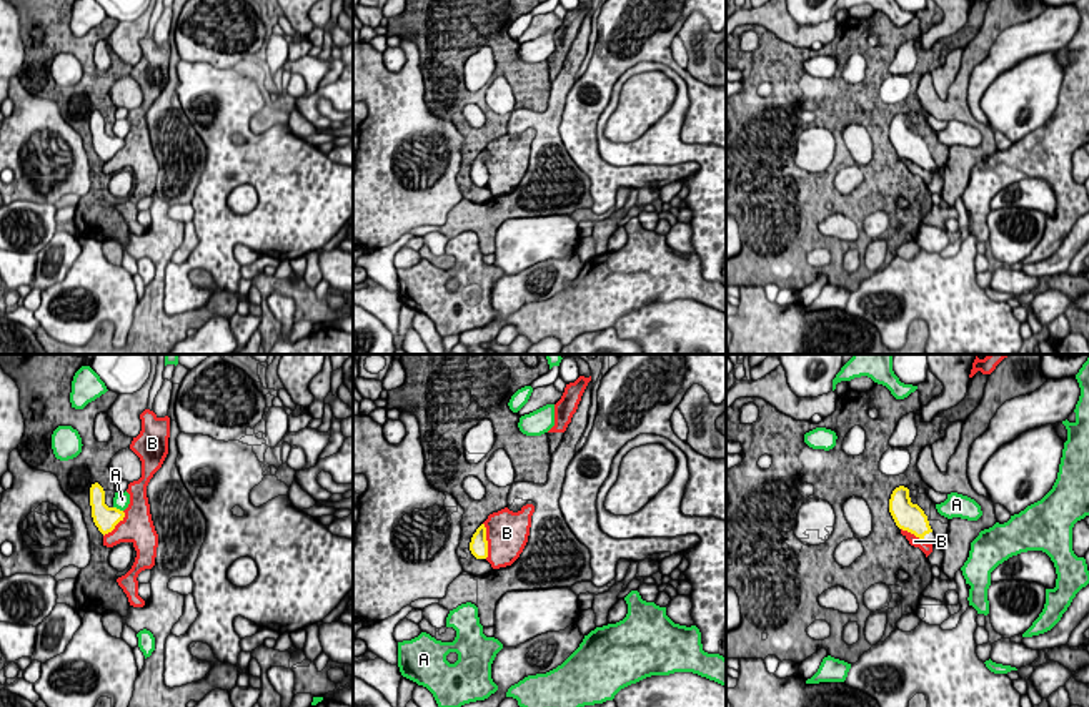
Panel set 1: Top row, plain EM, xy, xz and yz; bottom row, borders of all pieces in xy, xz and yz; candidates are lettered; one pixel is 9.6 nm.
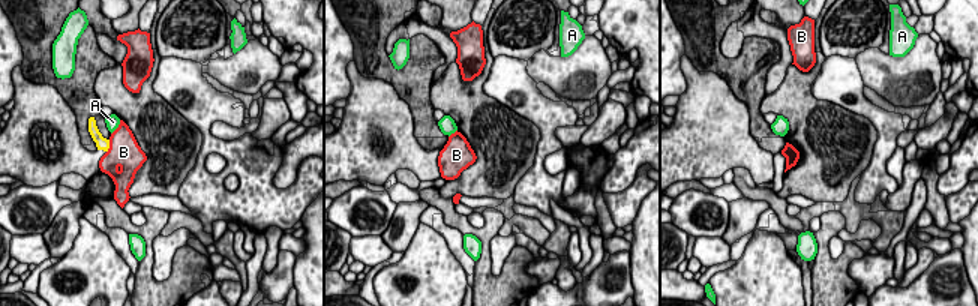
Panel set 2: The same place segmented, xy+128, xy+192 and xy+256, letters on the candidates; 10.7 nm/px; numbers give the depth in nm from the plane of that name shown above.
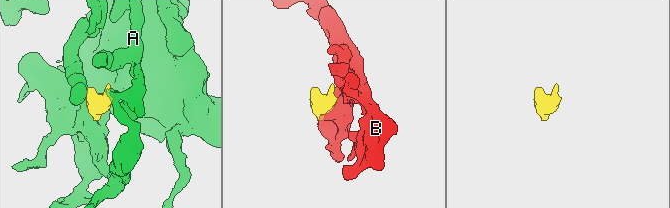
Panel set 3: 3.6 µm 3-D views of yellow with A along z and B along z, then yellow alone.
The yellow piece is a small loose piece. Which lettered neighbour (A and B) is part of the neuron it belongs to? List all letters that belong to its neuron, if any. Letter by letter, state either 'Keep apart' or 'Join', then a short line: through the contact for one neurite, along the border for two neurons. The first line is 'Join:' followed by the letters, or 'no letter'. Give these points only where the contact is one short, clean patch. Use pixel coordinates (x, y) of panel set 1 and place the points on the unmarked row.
Join: no letter
A: Keep apart
B: Keep apart

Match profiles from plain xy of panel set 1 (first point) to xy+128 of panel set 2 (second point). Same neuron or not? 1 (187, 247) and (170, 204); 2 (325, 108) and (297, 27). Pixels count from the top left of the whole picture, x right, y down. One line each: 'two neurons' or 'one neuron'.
1: two neurons
2: two neurons

